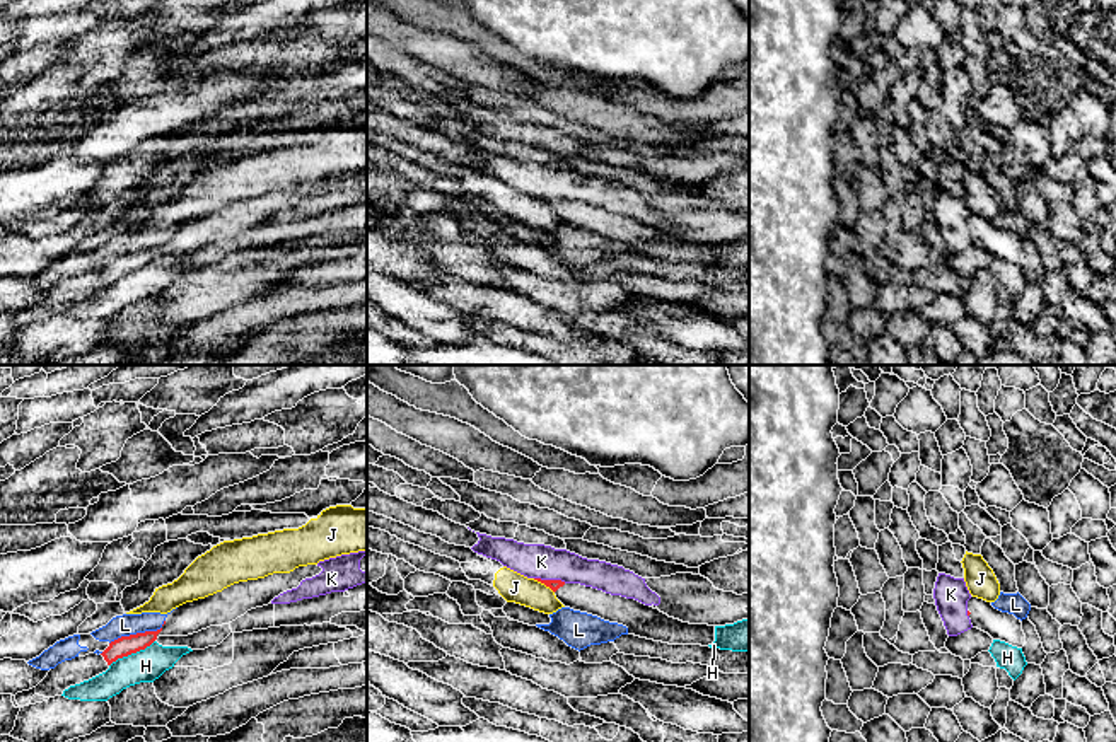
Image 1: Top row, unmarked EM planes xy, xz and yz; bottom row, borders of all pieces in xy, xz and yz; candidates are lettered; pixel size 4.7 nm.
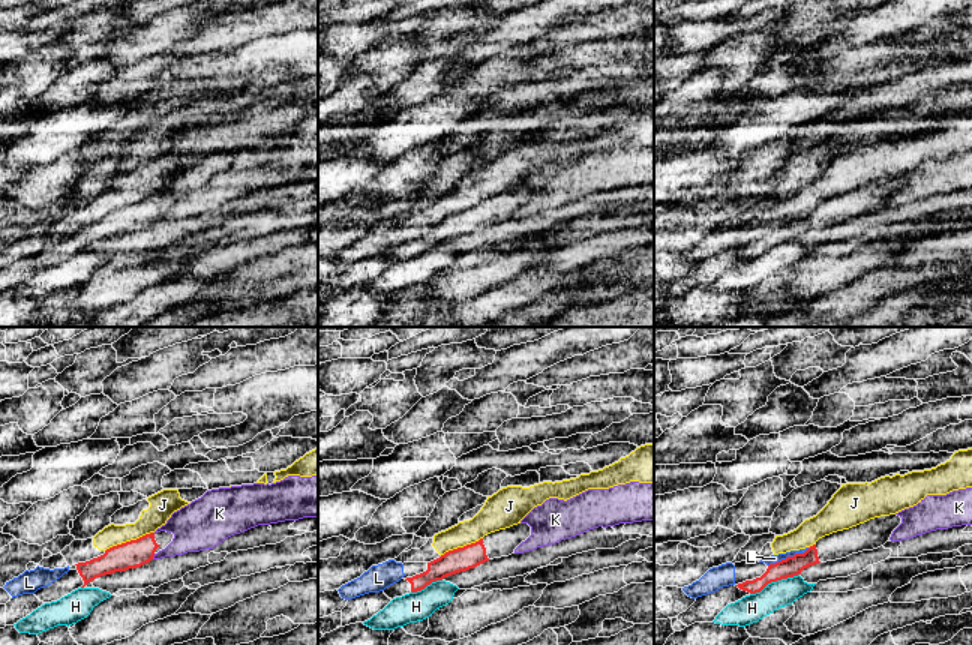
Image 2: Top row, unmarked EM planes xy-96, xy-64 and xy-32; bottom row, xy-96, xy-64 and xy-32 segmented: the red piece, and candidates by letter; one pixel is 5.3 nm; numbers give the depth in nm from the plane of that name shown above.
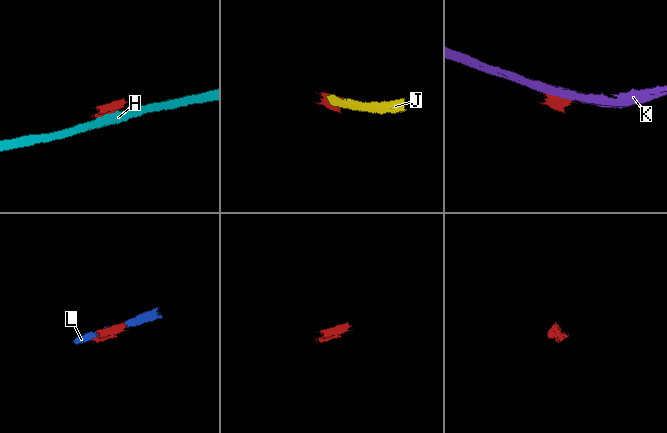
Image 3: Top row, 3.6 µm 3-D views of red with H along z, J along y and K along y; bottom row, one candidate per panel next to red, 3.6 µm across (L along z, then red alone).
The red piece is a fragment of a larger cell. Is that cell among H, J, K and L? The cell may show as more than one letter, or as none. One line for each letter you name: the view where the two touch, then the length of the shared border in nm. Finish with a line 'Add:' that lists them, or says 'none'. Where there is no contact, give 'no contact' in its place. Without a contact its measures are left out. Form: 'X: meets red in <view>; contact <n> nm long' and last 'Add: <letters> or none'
Add: none

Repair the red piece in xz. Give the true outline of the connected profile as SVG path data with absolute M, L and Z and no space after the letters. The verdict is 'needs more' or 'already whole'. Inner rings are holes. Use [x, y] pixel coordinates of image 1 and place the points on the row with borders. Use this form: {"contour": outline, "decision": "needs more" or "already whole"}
{"contour": "M534 580L549 587L565 607L623 624L628 635L669 645L708 646L715 641L715 626L683 623L635 599L611 595L580 583Z", "decision": "needs more"}

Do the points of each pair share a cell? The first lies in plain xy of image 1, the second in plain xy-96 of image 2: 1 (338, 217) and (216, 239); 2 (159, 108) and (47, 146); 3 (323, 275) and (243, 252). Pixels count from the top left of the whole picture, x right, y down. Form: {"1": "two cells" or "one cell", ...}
{"1": "two cells", "2": "one cell", "3": "one cell"}

